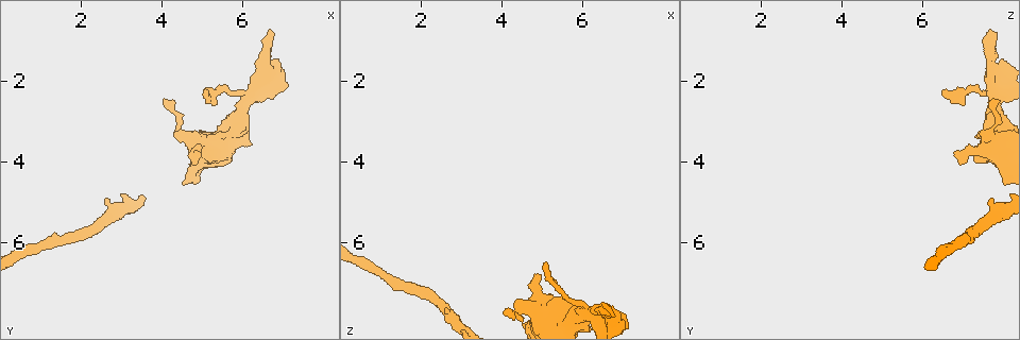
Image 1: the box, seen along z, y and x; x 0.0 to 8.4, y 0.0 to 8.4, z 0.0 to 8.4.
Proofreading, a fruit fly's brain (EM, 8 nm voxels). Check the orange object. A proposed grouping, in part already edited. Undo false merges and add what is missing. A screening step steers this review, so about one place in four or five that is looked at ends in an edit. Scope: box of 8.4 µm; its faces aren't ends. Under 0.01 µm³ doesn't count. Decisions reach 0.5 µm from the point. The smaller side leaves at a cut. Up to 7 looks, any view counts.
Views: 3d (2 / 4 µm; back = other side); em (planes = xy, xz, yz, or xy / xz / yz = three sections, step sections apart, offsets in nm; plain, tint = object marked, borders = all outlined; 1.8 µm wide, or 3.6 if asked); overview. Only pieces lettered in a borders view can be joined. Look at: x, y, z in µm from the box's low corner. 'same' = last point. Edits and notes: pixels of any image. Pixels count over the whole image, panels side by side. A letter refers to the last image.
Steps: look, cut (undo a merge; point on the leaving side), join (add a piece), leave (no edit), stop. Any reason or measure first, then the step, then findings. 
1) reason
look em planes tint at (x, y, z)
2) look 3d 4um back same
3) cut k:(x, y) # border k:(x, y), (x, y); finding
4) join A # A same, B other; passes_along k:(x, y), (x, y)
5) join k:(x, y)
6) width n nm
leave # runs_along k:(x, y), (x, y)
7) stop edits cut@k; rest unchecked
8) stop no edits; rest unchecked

free end
look em planes borders at (6.70, 0.75, 7.60)

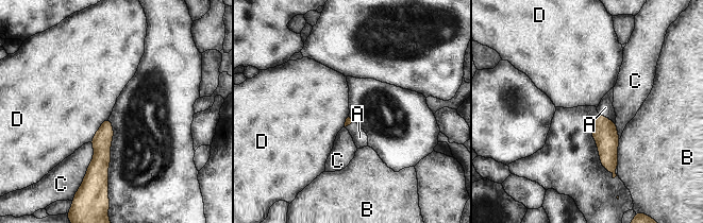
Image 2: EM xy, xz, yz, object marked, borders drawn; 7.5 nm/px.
join A # A same, B other, C other, D other; passes_along 2:(604, 132), (606, 117), (605, 107); it goes on there

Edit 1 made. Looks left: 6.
thin arm on a thick one
look em planes tint at (6.15, 2.35, 7.80)

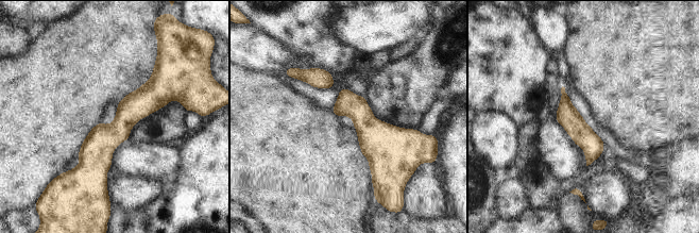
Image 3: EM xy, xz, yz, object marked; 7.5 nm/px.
look em planes borders same

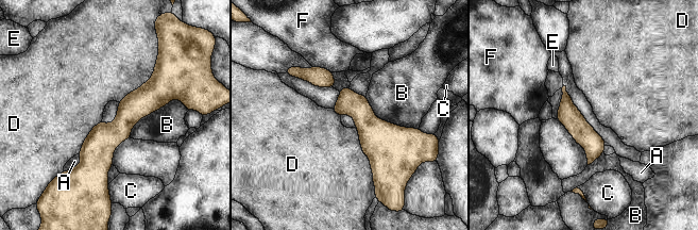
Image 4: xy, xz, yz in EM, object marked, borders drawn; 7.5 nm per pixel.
leave # A other, B other, C other, D other, E other, F other; border 4:(355, 127), (375, 187); all the same cell

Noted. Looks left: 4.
stop edits join@2; rest unchecked

